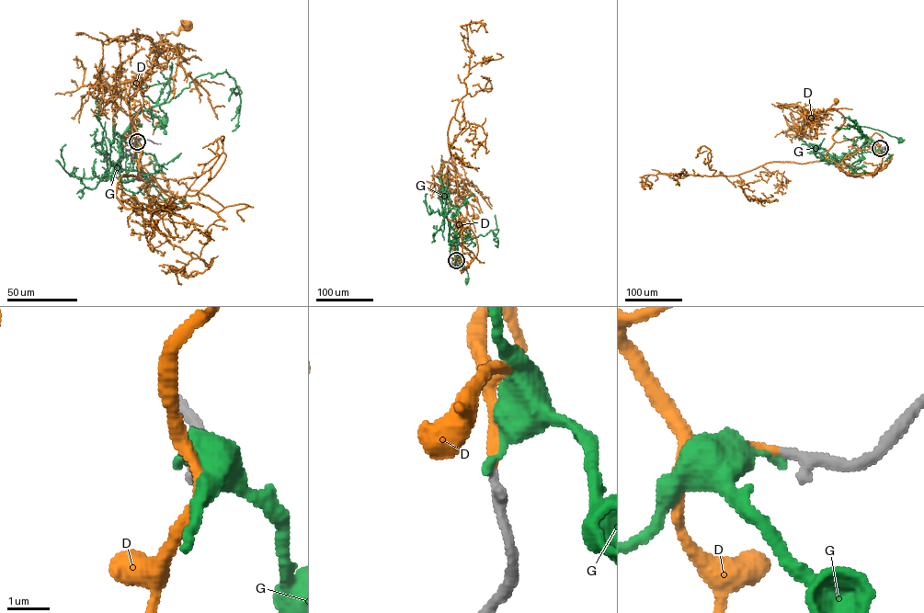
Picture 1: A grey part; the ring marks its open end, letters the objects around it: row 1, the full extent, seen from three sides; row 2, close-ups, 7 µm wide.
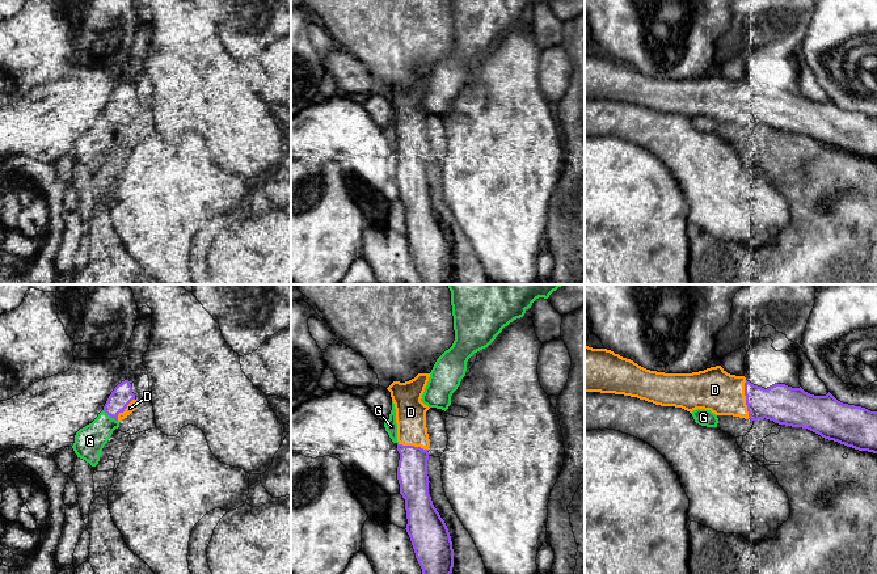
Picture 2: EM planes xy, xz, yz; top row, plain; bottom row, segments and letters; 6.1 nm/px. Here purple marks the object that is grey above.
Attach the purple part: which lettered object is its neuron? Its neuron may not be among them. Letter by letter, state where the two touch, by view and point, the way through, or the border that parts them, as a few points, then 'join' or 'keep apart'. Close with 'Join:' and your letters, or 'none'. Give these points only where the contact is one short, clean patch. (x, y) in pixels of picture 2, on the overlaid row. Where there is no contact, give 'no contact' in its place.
D: meets purple in yz at (746, 399); join
G: meets purple in xy at (110, 416); keep apart
Join: D

